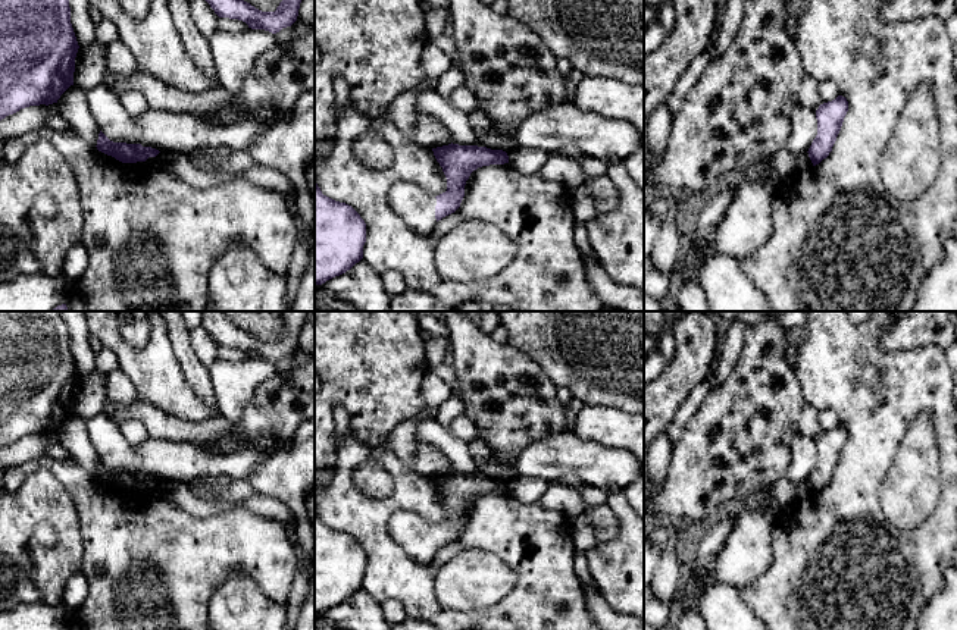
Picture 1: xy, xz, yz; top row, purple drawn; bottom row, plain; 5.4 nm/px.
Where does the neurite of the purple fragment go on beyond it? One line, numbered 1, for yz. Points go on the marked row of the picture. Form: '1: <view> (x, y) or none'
1: none

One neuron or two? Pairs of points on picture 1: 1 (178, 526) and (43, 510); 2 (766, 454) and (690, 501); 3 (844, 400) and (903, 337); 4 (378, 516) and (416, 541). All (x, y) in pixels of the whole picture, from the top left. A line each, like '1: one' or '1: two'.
1: two
2: one
3: two
4: two

